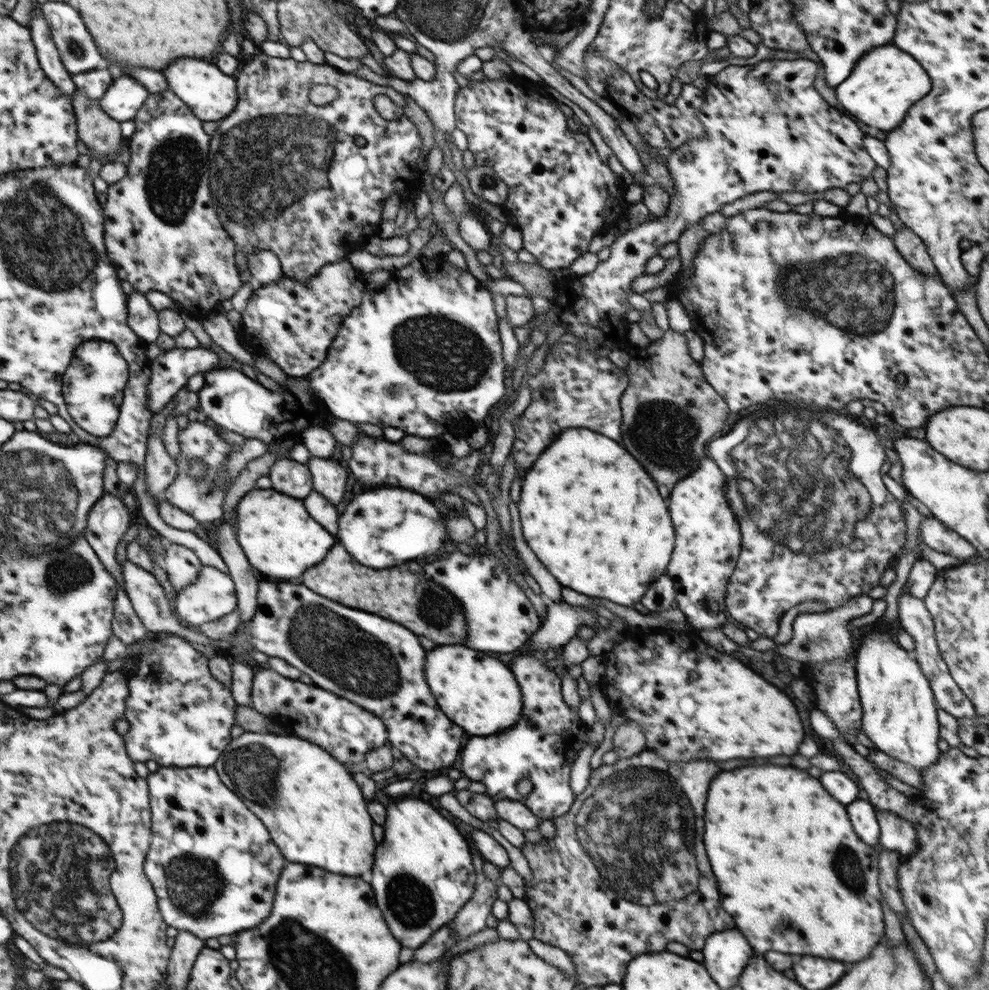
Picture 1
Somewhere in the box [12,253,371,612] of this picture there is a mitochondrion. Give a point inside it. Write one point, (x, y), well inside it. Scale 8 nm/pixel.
(78, 376)

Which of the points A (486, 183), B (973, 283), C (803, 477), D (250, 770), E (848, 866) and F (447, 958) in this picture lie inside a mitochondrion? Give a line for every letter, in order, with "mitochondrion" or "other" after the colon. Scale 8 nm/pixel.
A: mitochondrion
B: other
C: mitochondrion
D: mitochondrion
E: mitochondrion
F: other

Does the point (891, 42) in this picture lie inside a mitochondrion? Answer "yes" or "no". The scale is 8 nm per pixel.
no

